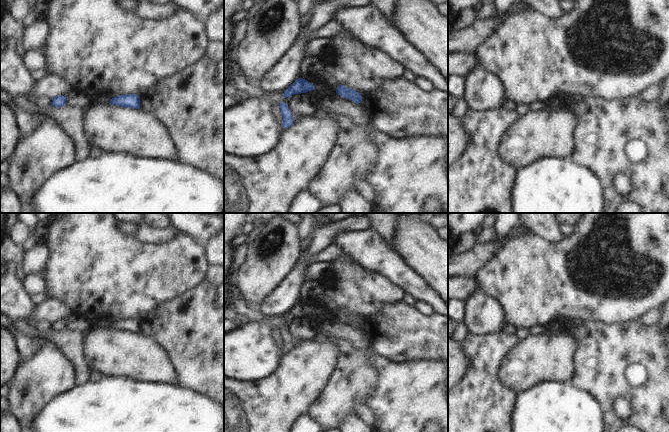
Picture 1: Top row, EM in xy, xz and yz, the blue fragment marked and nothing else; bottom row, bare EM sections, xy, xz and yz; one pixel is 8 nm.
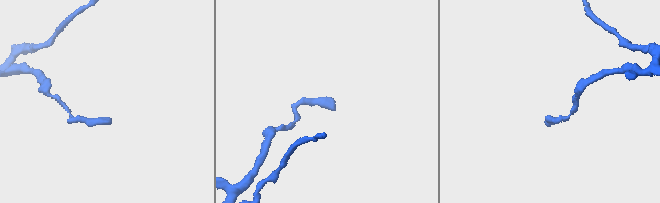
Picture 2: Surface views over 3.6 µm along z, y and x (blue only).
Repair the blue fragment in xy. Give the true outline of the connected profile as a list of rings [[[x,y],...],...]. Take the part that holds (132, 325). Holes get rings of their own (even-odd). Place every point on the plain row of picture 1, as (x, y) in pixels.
[[[126,318],[113,321],[109,328],[126,332],[139,333],[140,323],[139,320],[136,318]]]

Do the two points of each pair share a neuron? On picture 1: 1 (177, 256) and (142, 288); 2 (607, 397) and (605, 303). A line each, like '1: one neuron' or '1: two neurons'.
1: one neuron
2: two neurons

